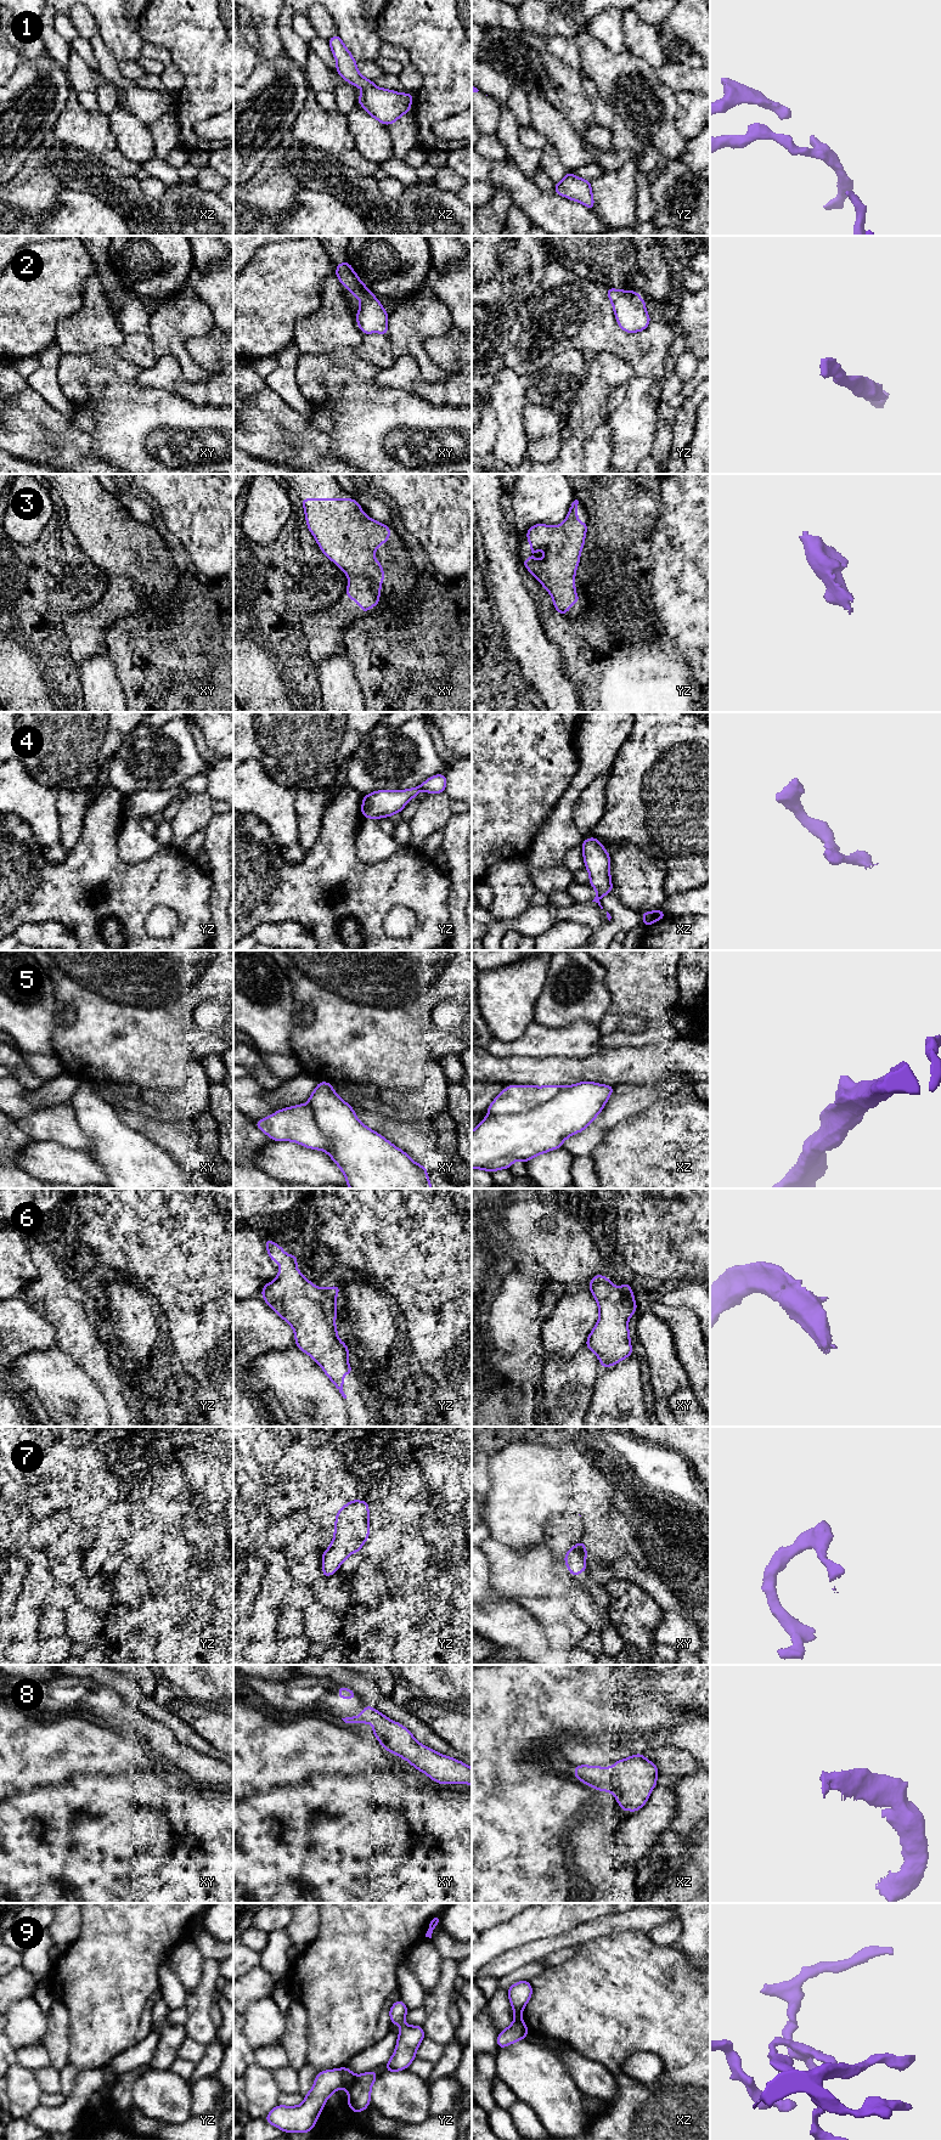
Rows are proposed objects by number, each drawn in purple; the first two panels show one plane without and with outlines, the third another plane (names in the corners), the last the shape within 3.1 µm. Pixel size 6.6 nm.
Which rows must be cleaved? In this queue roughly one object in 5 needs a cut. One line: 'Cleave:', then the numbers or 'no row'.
Cleave: no row

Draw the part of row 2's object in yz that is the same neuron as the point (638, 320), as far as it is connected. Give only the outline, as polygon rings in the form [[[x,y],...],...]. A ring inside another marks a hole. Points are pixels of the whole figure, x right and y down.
[[[607,288],[607,294],[613,304],[618,326],[627,332],[644,331],[652,321],[646,311],[646,300],[639,298],[638,292]]]

